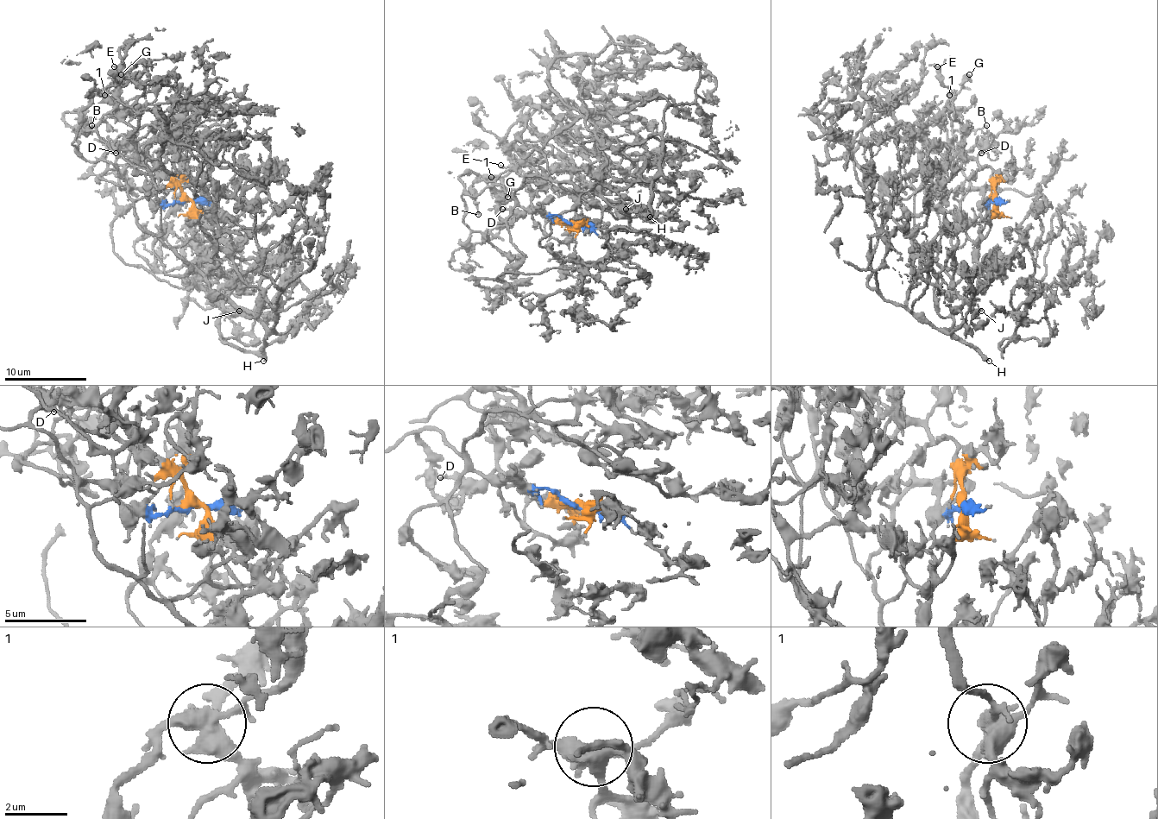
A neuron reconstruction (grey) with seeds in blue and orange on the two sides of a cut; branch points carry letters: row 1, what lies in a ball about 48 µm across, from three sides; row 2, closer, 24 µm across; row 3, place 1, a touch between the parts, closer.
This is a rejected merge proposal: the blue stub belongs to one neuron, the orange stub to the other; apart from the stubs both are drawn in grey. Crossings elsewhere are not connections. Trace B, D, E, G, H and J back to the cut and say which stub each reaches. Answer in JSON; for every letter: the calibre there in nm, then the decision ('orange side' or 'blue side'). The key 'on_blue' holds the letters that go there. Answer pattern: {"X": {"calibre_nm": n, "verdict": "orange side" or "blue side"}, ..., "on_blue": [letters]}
{"B": {"calibre_nm": 110, "verdict": "orange side"}, "D": {"calibre_nm": 120, "verdict": "orange side"}, "E": {"calibre_nm": 180, "verdict": "blue side"}, "G": {"calibre_nm": 460, "verdict": "orange side"}, "H": {"calibre_nm": 200, "verdict": "blue side"}, "J": {"calibre_nm": 160, "verdict": "blue side"}, "on_blue": ["E", "H", "J"]}

